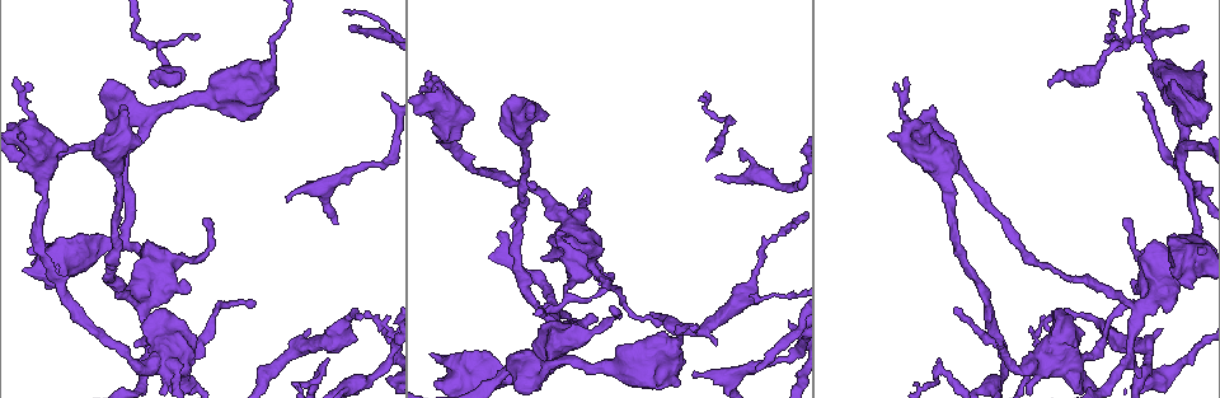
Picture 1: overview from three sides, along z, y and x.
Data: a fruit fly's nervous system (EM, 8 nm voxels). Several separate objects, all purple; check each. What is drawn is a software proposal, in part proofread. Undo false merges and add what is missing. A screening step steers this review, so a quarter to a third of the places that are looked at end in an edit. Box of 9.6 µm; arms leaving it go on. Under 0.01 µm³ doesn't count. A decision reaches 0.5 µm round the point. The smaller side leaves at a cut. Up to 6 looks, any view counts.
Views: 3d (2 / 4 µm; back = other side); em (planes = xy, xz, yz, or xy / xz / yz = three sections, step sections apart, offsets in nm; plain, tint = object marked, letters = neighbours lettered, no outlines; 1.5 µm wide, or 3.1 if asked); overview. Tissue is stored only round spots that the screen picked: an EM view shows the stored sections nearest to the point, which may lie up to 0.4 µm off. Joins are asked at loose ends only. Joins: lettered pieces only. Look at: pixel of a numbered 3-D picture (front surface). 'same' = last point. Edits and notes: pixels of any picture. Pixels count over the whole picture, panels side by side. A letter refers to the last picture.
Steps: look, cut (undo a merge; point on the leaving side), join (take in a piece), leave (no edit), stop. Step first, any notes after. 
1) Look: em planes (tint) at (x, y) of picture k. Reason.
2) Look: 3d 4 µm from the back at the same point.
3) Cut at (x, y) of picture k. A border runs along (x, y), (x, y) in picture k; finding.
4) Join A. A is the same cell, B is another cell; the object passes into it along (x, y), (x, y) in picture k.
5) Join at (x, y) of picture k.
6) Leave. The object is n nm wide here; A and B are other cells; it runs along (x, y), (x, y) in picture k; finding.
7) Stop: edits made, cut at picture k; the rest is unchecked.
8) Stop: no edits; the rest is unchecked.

Look: em xz step 4 (plain) at (1186, 29) of picture 1. An open end.

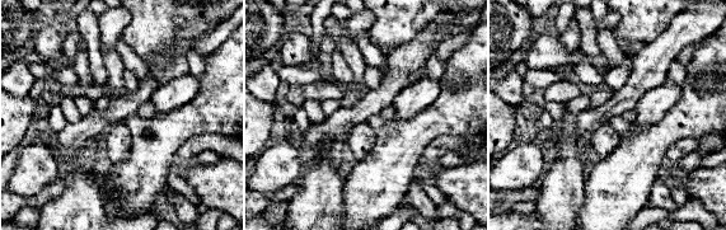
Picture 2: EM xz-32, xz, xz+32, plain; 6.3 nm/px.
Look: em xz step 4 (letters) at the same point.

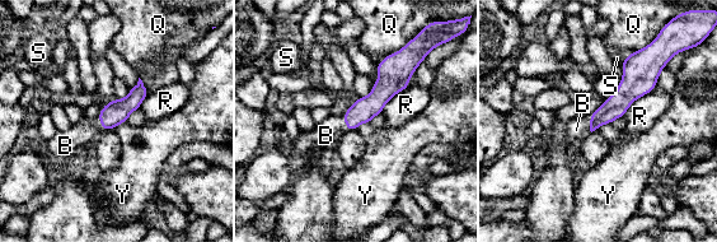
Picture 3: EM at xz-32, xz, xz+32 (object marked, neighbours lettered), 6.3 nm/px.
Join B. The object is 150 nm wide here; B is the same cell, Q, R, S and Y are other cells; the neuron continues.

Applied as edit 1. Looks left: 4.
Look: em xz step 8 (tint) at (715, 344) of picture 1. Branch stops here.

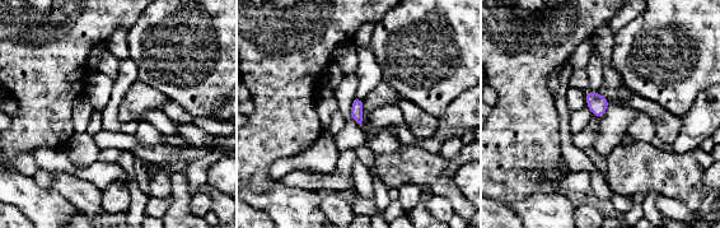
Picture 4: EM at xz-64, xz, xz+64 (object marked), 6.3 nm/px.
Look: em planes (letters) at the same point. Cut it another way.

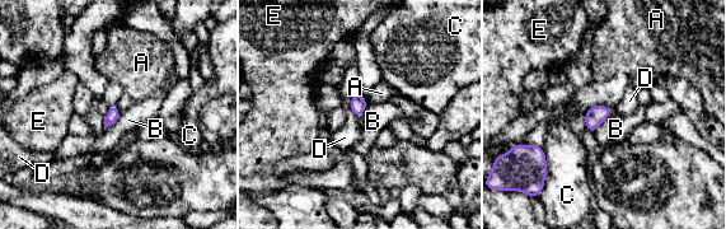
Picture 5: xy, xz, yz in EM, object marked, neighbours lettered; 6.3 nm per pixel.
Leave. A, B, C, D and E are other cells; a border runs along (612, 113), (593, 132) in picture 5; no lettered piece goes on from it.

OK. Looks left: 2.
Stop: edits made, join at picture 3; the rest is unchecked.

